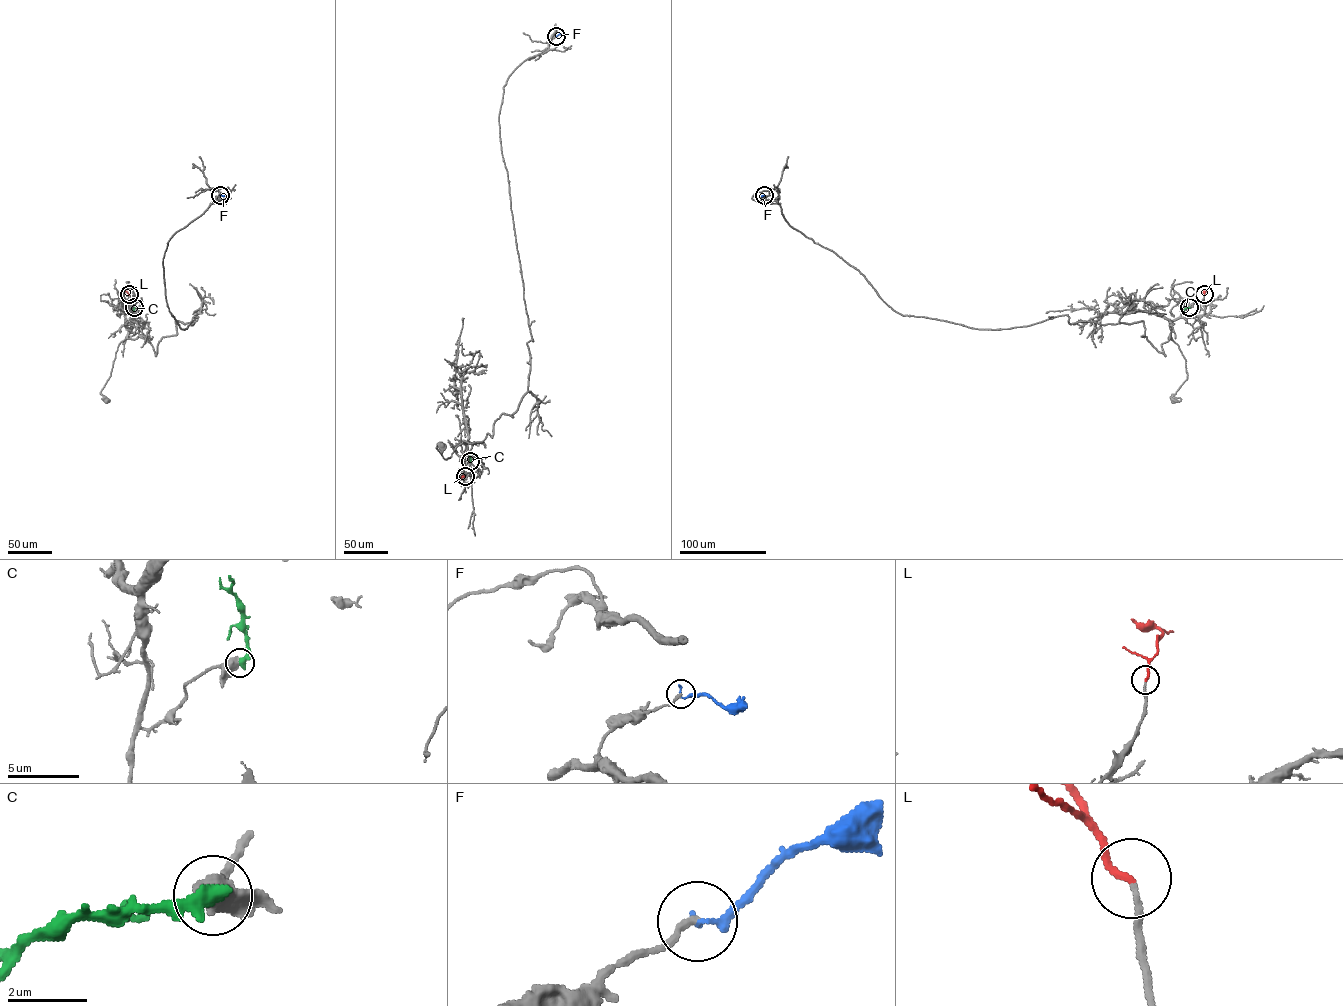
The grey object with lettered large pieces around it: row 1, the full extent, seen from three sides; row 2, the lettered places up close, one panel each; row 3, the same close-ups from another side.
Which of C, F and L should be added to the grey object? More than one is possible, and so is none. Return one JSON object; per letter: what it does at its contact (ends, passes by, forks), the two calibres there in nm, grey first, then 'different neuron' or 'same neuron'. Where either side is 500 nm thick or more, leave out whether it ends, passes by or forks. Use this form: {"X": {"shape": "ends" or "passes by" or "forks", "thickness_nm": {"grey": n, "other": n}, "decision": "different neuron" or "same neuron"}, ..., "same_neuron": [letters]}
{"C": {"thickness_nm": {"grey": 600, "other": 460}, "decision": "different neuron"}, "F": {"shape": "ends", "thickness_nm": {"grey": 180, "other": 170}, "decision": "different neuron"}, "L": {"shape": "ends", "thickness_nm": {"grey": 140, "other": 170}, "decision": "same neuron"}, "same_neuron": ["L"]}

